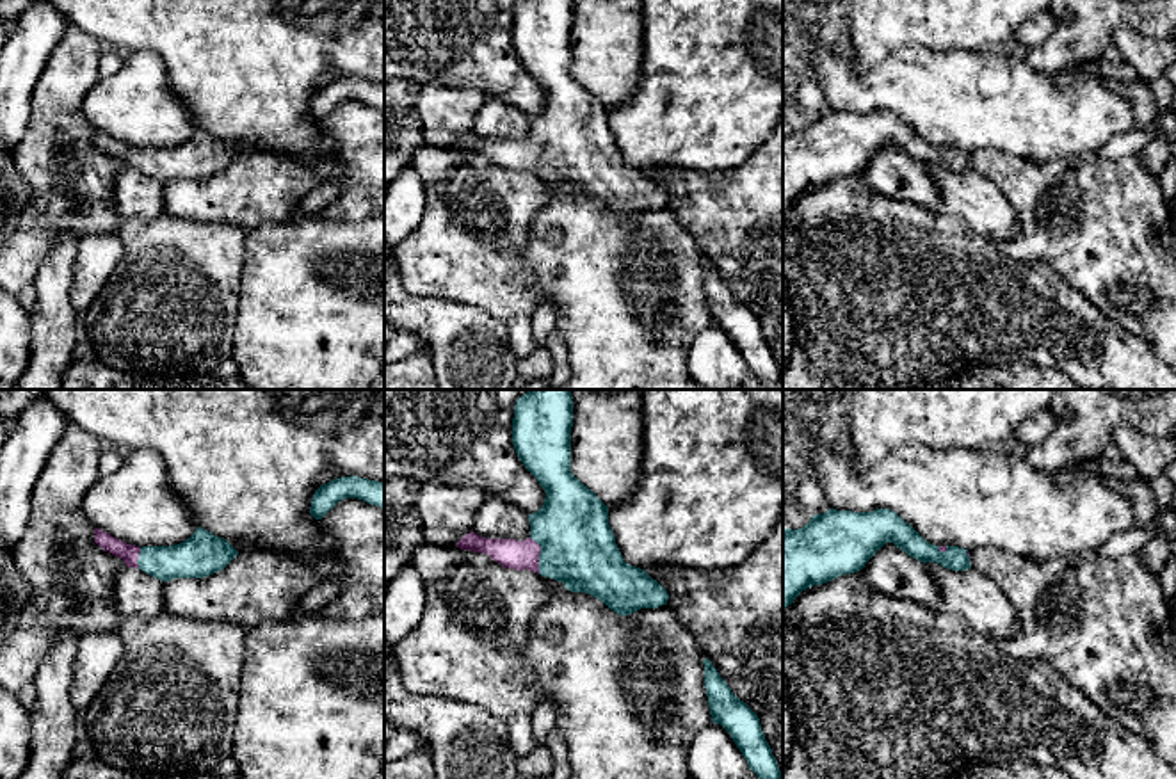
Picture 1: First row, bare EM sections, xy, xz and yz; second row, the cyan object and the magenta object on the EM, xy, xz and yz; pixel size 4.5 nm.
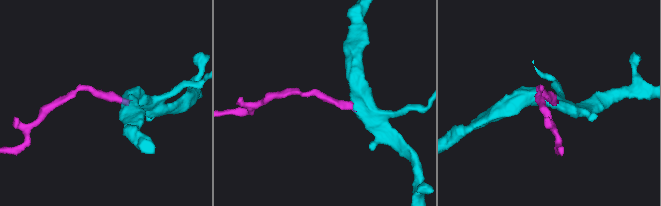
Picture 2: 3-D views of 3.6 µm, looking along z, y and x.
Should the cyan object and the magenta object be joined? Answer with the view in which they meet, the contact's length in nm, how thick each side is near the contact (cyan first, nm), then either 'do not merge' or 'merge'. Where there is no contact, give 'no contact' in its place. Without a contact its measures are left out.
xz | 180 nm | 340/130 nm | merge

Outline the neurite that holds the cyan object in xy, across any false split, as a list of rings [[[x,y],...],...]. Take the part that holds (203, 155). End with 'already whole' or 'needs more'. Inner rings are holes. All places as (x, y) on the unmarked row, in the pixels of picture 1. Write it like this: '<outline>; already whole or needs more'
[[[197,128],[183,144],[173,148],[133,148],[94,130],[94,144],[162,183],[174,180],[205,180],[222,173],[238,153],[222,139]]]; needs more

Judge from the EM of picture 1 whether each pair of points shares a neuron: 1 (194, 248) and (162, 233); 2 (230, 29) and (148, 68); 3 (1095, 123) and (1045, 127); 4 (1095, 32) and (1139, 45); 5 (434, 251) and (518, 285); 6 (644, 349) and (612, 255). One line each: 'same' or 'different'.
1: same
2: different
3: same
4: different
5: same
6: same

